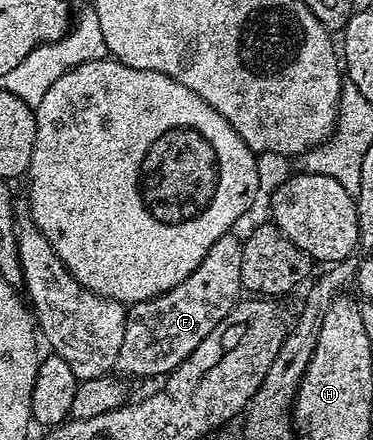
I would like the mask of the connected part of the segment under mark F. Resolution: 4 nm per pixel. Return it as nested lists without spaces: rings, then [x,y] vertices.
[[[232,231],[225,233],[207,251],[203,263],[187,275],[175,287],[171,287],[166,293],[160,293],[157,297],[150,297],[148,301],[134,301],[128,306],[125,315],[125,326],[123,327],[123,347],[119,347],[117,356],[116,372],[121,375],[130,373],[133,377],[158,377],[164,378],[211,335],[211,331],[223,318],[237,306],[239,298],[243,293],[241,284],[241,272],[243,271],[243,241],[236,237]]]

